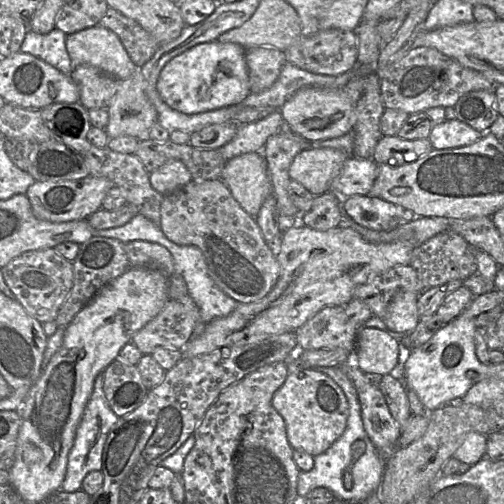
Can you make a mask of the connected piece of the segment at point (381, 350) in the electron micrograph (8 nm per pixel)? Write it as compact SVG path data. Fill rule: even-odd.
M362 327L349 361L369 376L390 374L399 362L400 342L386 331Z

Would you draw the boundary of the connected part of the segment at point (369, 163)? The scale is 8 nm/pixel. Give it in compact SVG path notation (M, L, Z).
M350 156L340 174L331 183L331 190L342 199L353 195L367 195L378 175L378 164L371 158Z

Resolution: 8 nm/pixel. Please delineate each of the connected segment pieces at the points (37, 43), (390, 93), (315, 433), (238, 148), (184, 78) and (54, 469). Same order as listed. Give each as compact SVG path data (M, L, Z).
M57 27L47 34L39 34L29 30L20 52L36 56L63 74L71 76L73 64L66 48L66 34Z
M431 47L411 49L403 58L380 70L378 76L384 107L400 109L409 115L437 106L453 107L468 92L496 87L482 73Z
M290 356L285 362L288 366L287 377L274 393L272 405L285 421L288 442L293 450L317 456L345 431L349 413L347 398L341 387L323 372L292 363Z
M275 111L267 117L246 124L238 124L233 139L220 147L222 156L229 159L248 152L262 151L268 137L281 132L281 125L288 124L281 111Z
M212 41L196 45L172 58L157 80L161 99L184 114L197 114L240 104L249 94L245 48L237 43Z
M129 267L103 287L66 326L61 348L16 410L21 425L9 484L26 503L41 502L61 490L68 455L95 378L117 359L120 350L168 300L168 282L163 272L149 267Z

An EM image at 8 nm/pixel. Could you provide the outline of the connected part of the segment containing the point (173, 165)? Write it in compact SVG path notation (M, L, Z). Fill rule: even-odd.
M169 160L150 173L152 187L166 195L192 181L188 168L180 160Z

